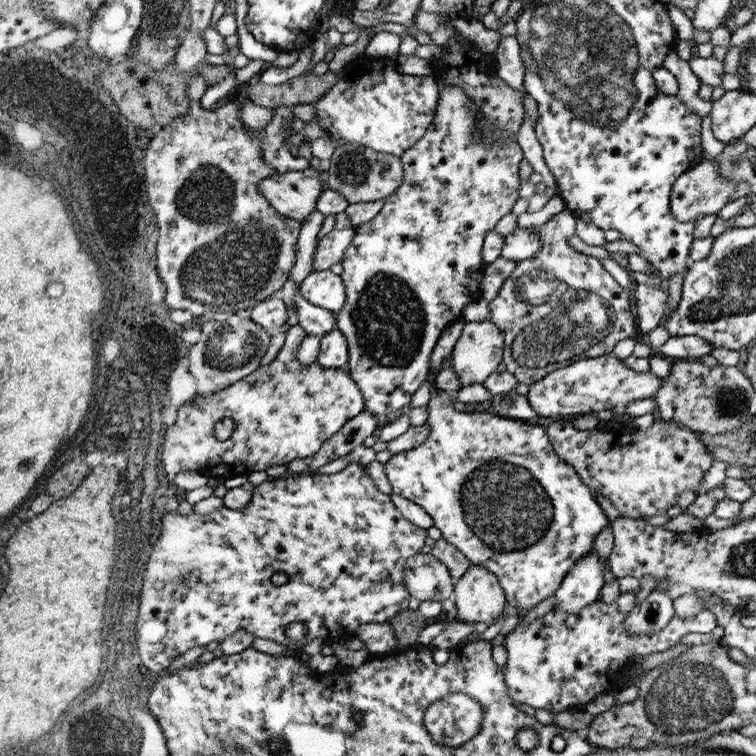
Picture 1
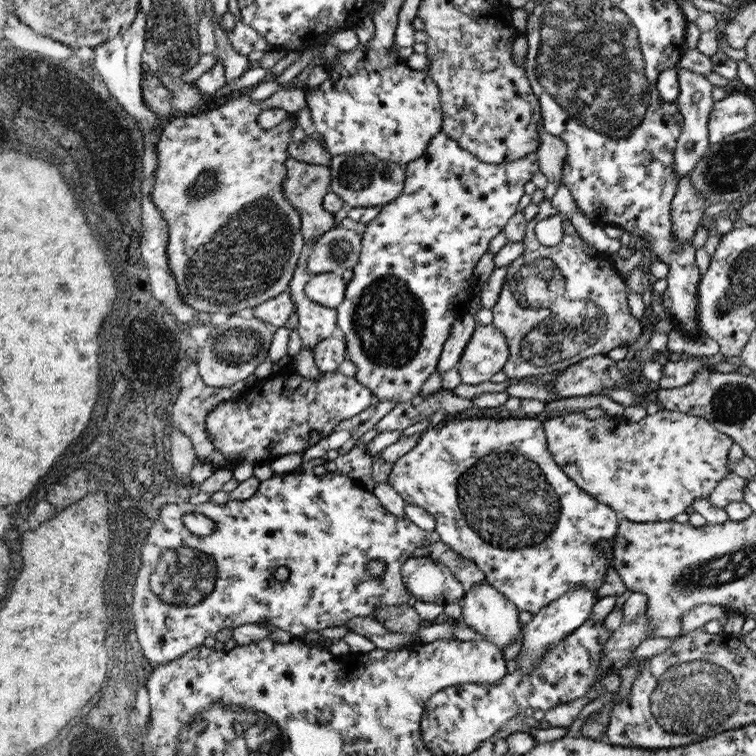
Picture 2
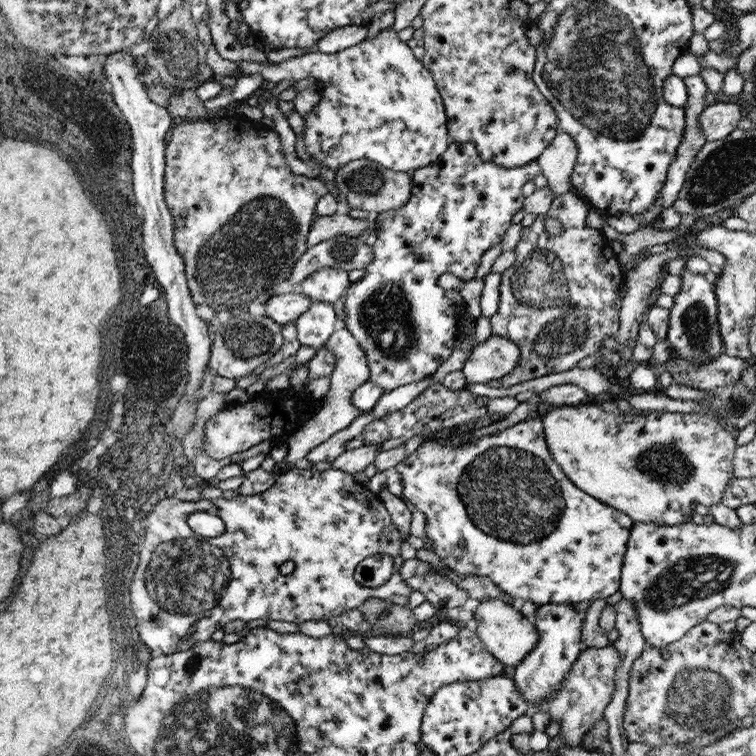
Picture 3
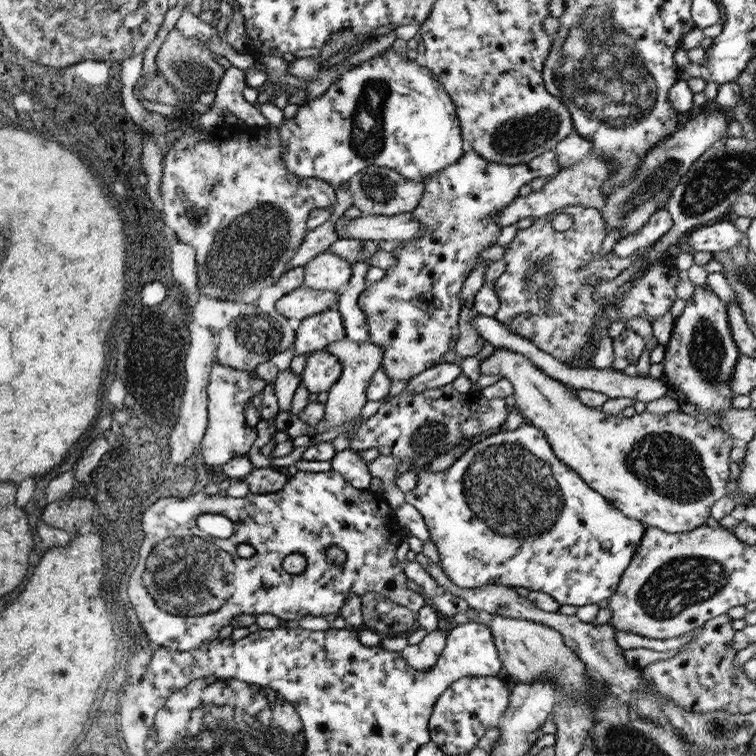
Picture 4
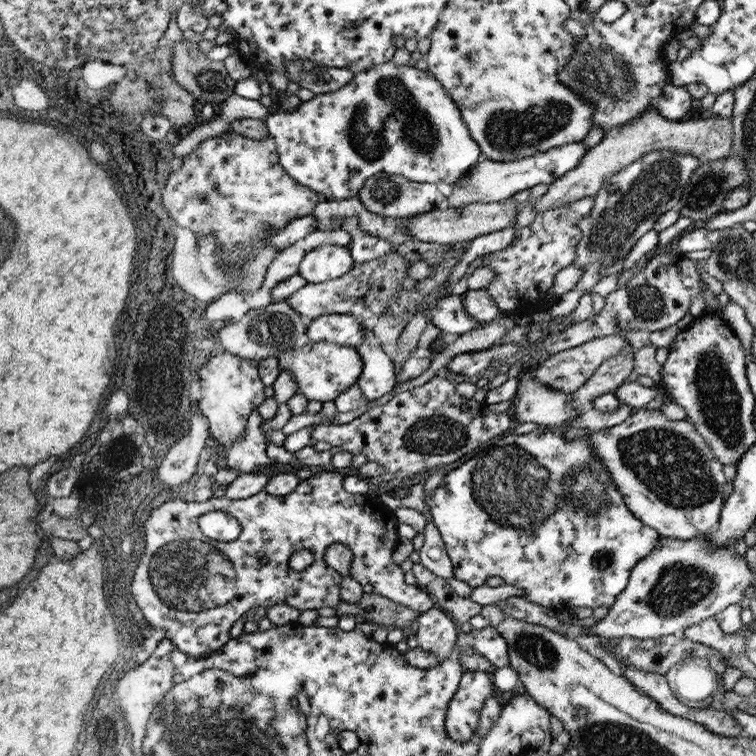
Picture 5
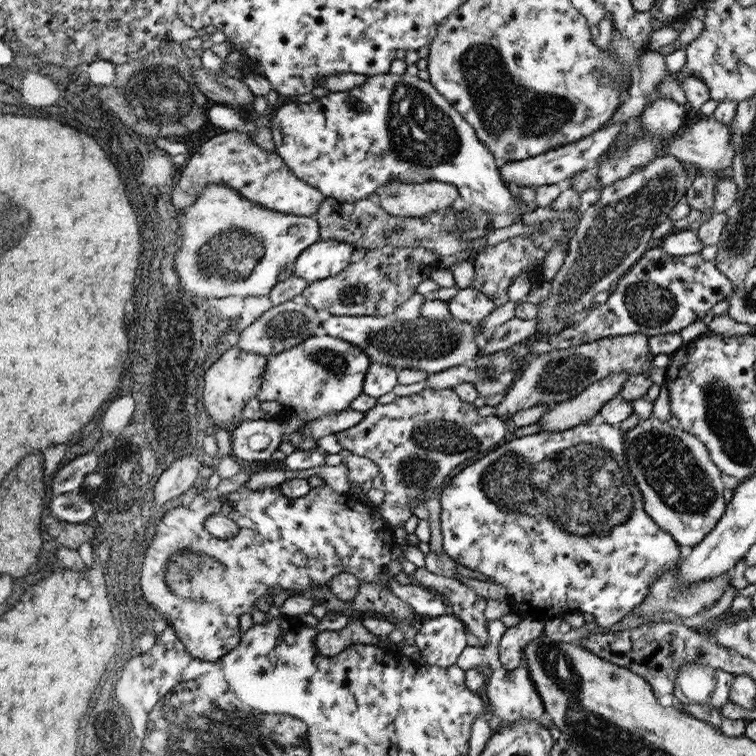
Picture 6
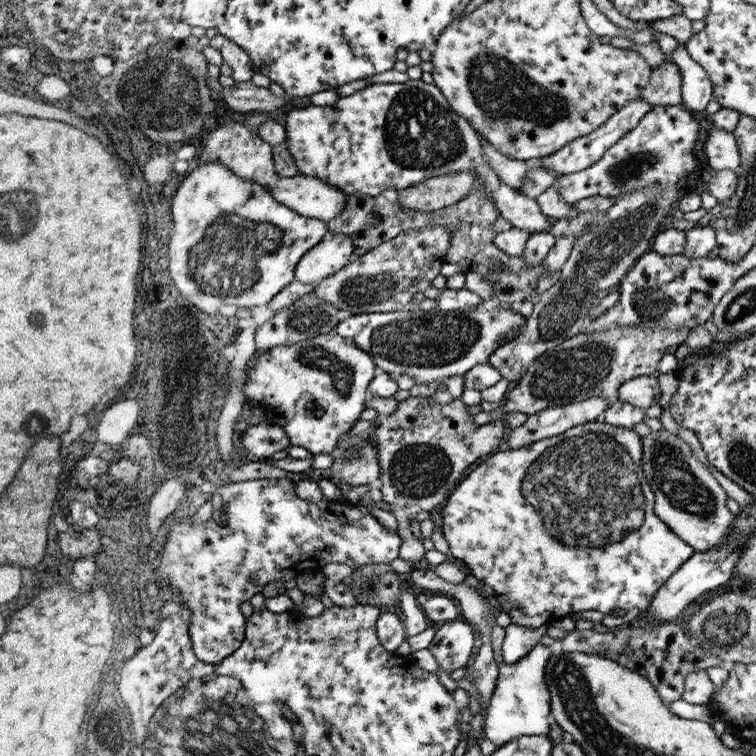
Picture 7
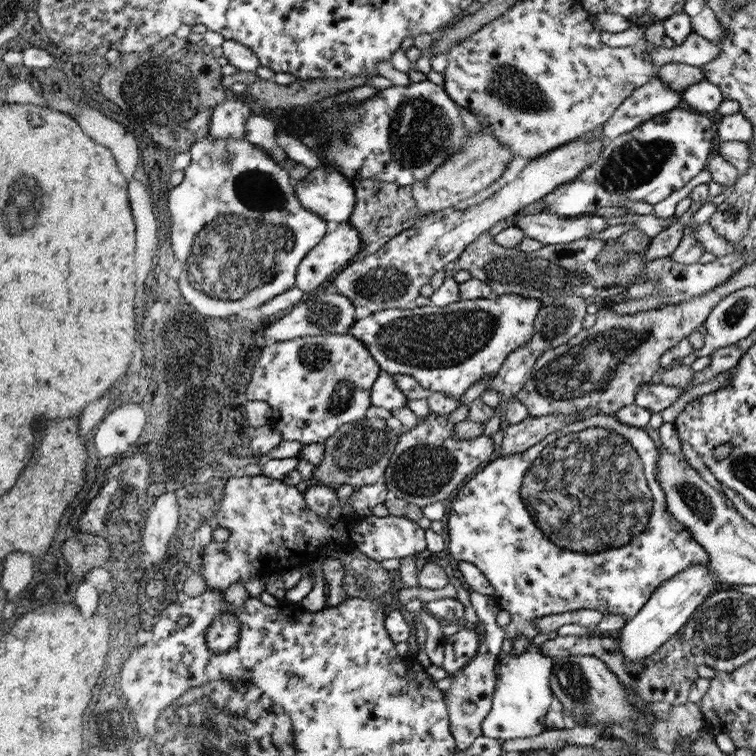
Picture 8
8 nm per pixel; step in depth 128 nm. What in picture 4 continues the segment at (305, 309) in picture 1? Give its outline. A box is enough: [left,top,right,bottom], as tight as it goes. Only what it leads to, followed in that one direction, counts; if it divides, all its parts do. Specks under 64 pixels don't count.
[294,310,346,356]

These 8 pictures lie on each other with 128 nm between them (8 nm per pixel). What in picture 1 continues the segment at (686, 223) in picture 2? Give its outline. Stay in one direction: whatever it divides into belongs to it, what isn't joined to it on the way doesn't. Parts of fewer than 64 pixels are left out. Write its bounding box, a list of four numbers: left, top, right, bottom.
[669,159,735,223]

